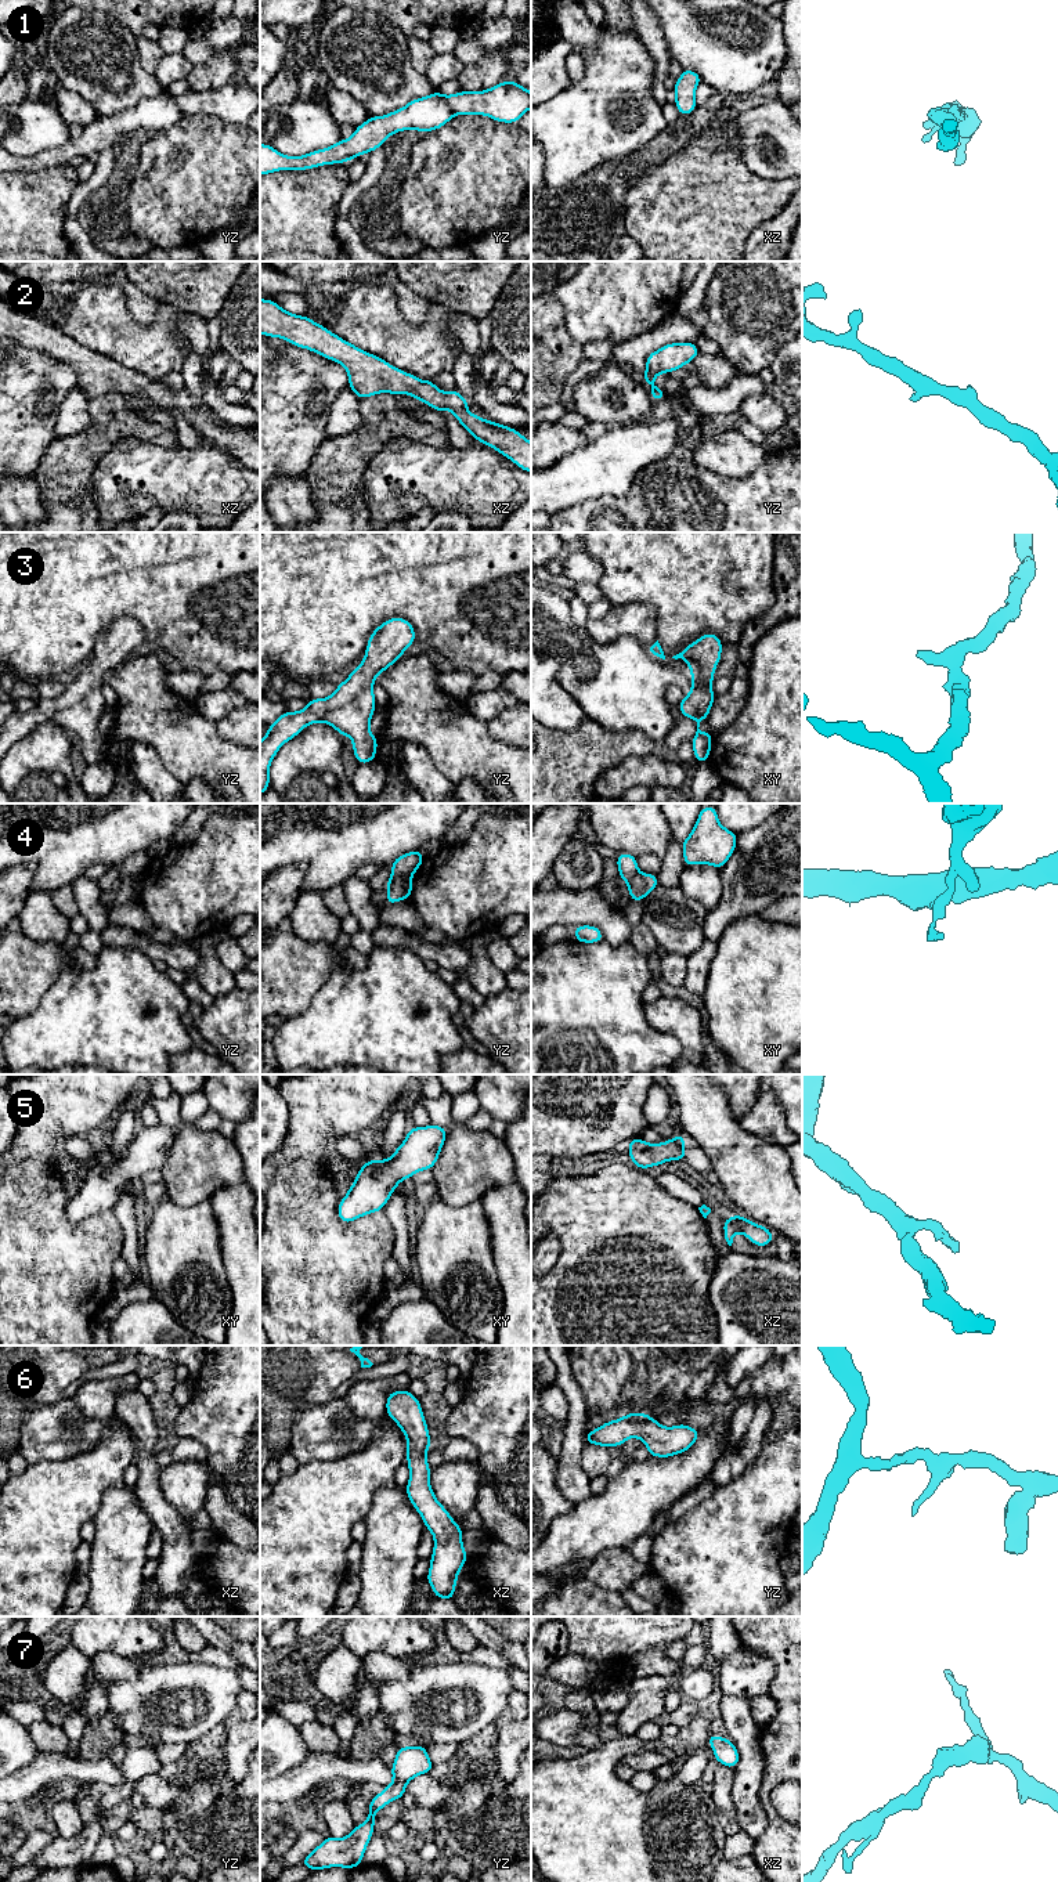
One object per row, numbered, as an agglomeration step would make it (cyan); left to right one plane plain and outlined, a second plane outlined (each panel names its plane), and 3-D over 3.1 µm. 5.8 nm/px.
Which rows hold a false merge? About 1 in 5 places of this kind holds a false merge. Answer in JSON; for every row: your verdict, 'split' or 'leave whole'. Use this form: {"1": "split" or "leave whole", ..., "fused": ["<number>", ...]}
{"1": "leave whole", "2": "leave whole", "3": "leave whole", "4": "split", "5": "leave whole", "6": "leave whole", "7": "leave whole", "fused": ["4"]}

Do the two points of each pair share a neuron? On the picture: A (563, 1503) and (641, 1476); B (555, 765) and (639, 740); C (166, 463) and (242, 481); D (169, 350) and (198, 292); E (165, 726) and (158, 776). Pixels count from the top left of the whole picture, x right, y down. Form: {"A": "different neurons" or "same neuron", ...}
{"A": "different neurons", "B": "same neuron", "C": "same neuron", "D": "different neurons", "E": "different neurons"}

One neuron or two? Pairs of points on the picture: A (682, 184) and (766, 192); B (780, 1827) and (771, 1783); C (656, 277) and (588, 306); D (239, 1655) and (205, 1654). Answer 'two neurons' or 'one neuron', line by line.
A: one neuron
B: one neuron
C: one neuron
D: two neurons

